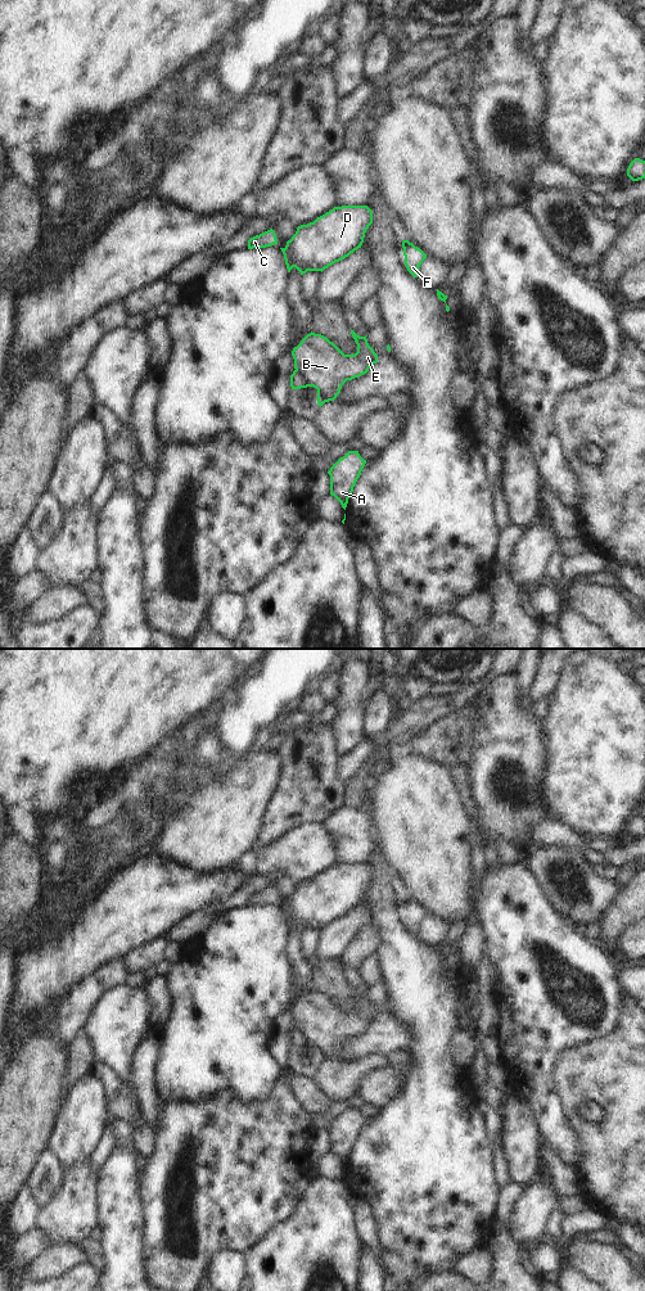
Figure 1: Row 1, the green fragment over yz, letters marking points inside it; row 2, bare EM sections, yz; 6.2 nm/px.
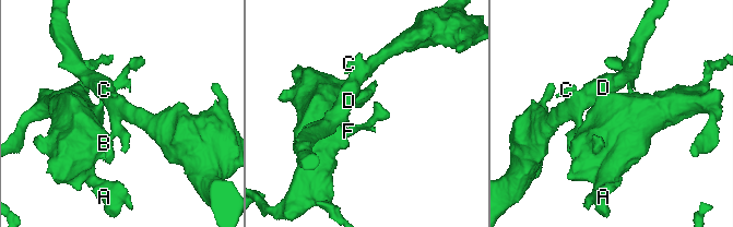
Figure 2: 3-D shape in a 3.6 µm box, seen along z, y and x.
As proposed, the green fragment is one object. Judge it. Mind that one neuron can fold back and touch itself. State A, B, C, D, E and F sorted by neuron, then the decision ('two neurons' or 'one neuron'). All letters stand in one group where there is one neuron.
groups A B E F / C D; two neurons

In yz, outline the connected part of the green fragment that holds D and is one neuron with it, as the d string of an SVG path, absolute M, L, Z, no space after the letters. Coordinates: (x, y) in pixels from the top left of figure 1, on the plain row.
M342 863L334 865L314 880L301 883L296 891L280 906L288 930L296 925L301 933L307 929L324 929L335 920L348 915L361 906L365 890L373 881L373 868L367 863Z

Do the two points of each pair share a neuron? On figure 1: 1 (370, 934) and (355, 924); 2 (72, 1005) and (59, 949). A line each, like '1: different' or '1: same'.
1: different
2: different

